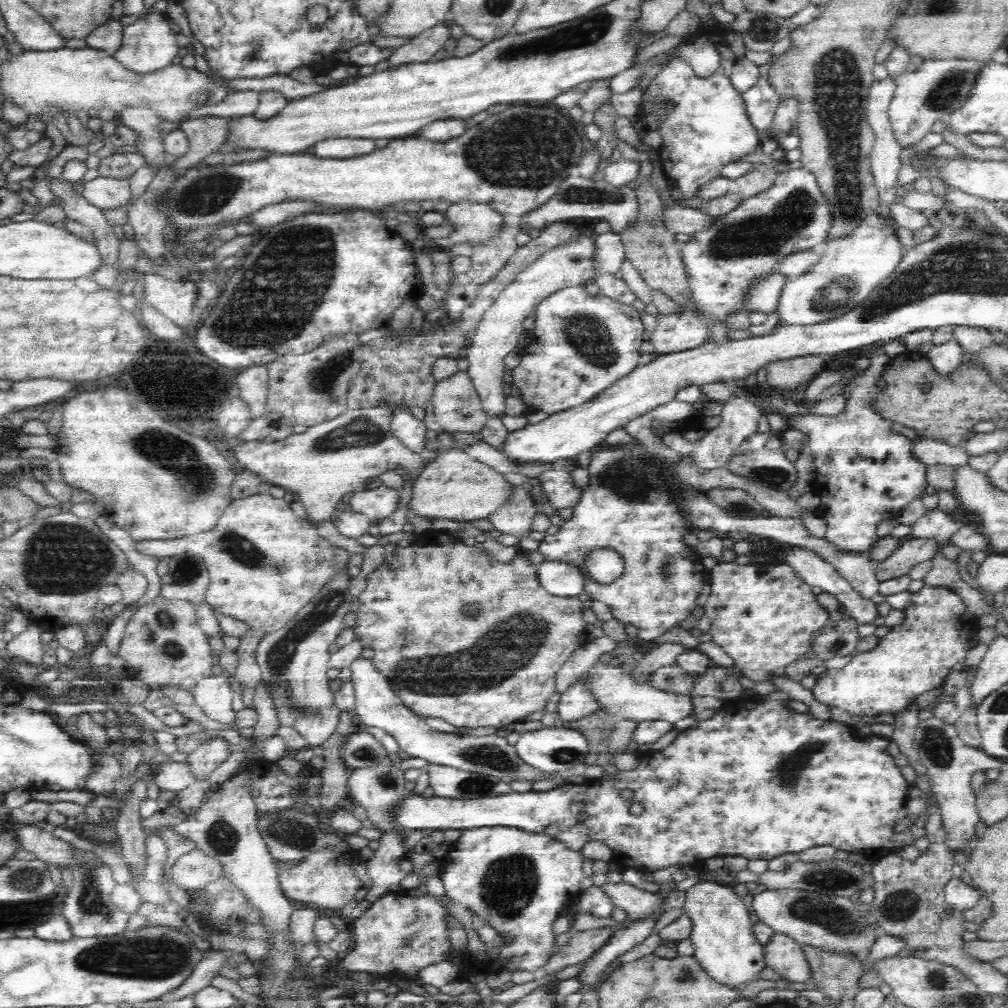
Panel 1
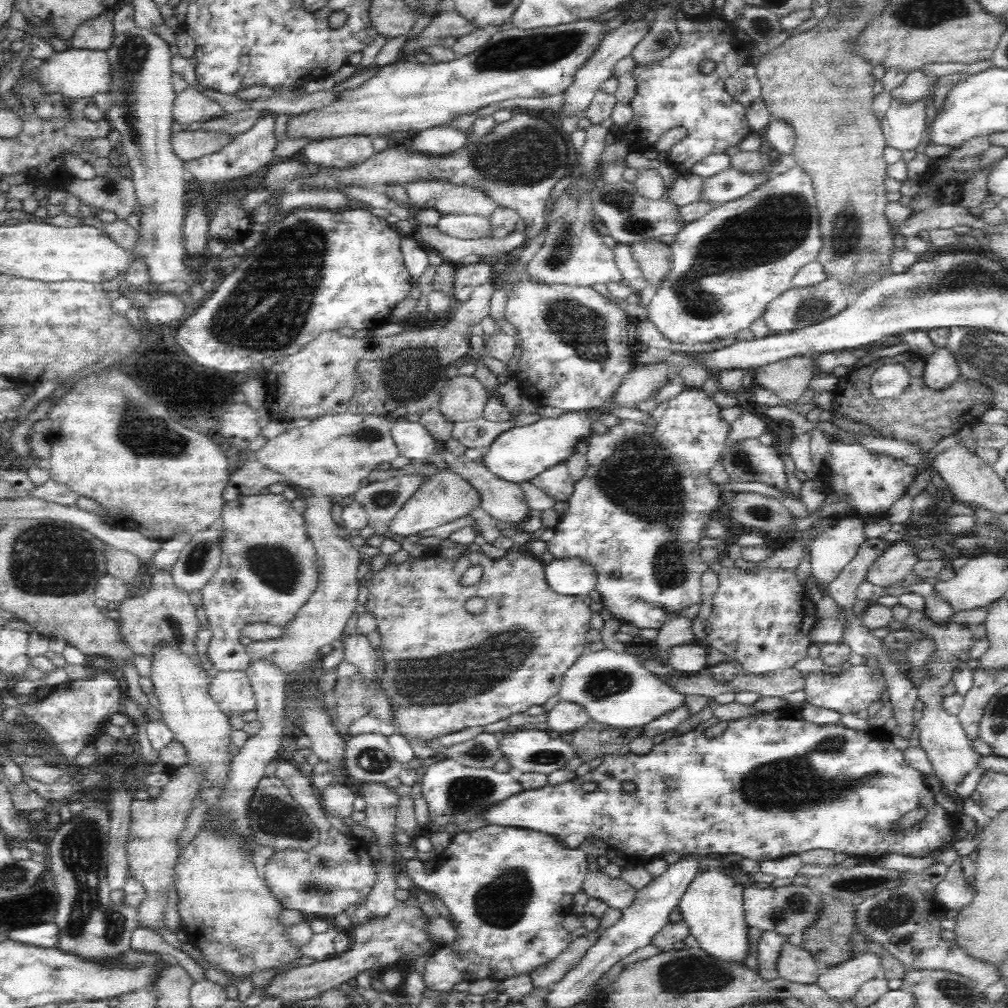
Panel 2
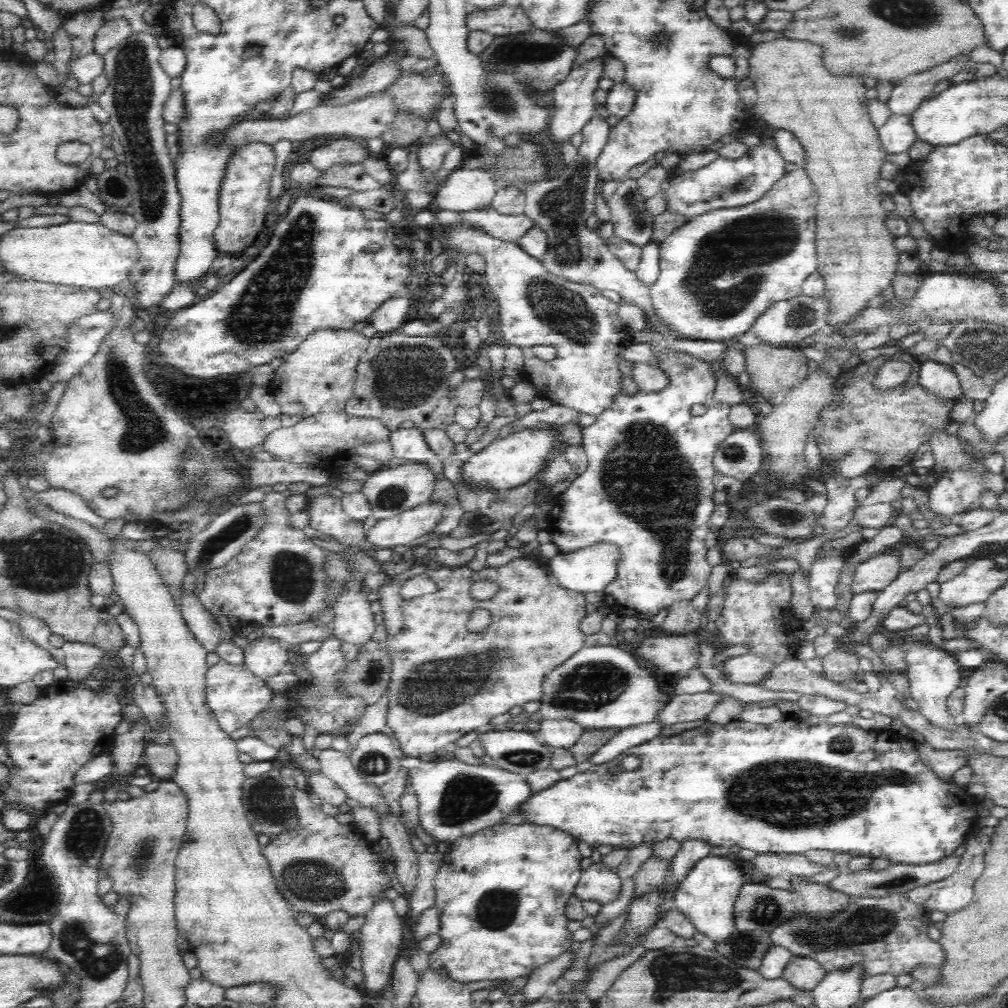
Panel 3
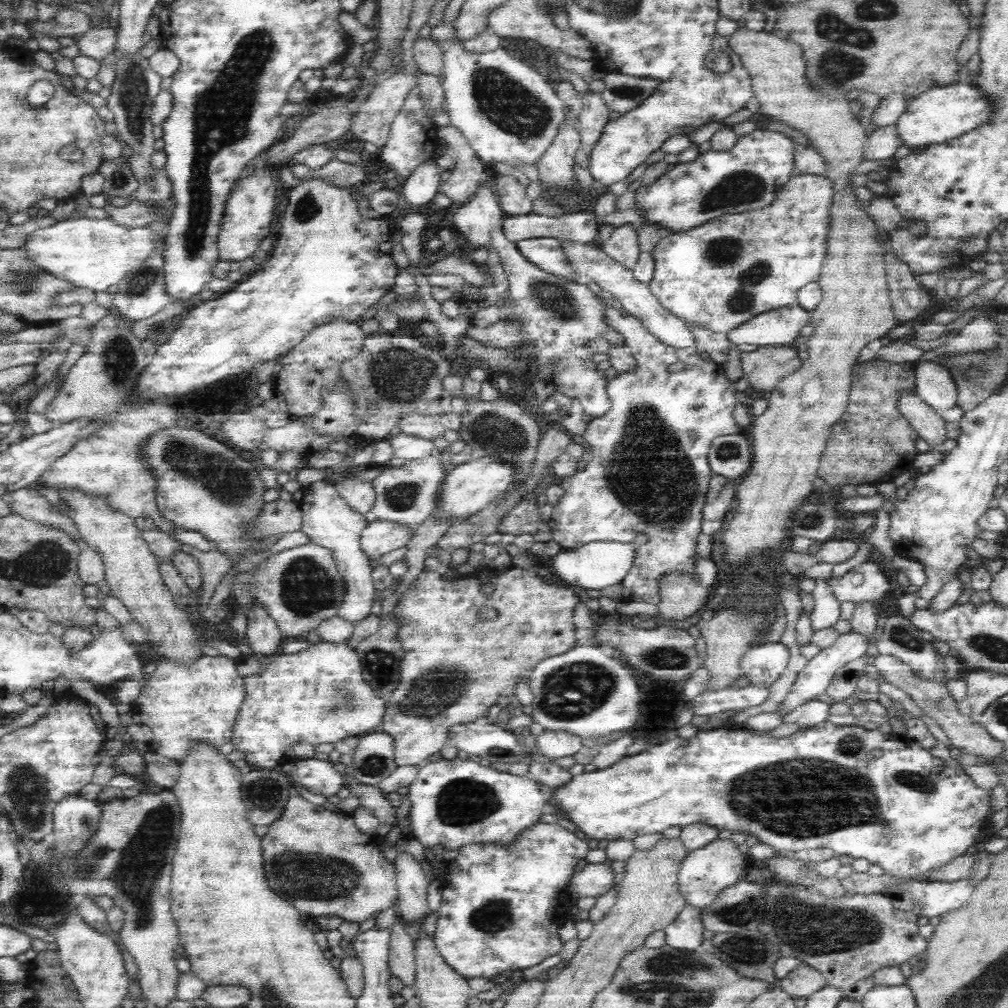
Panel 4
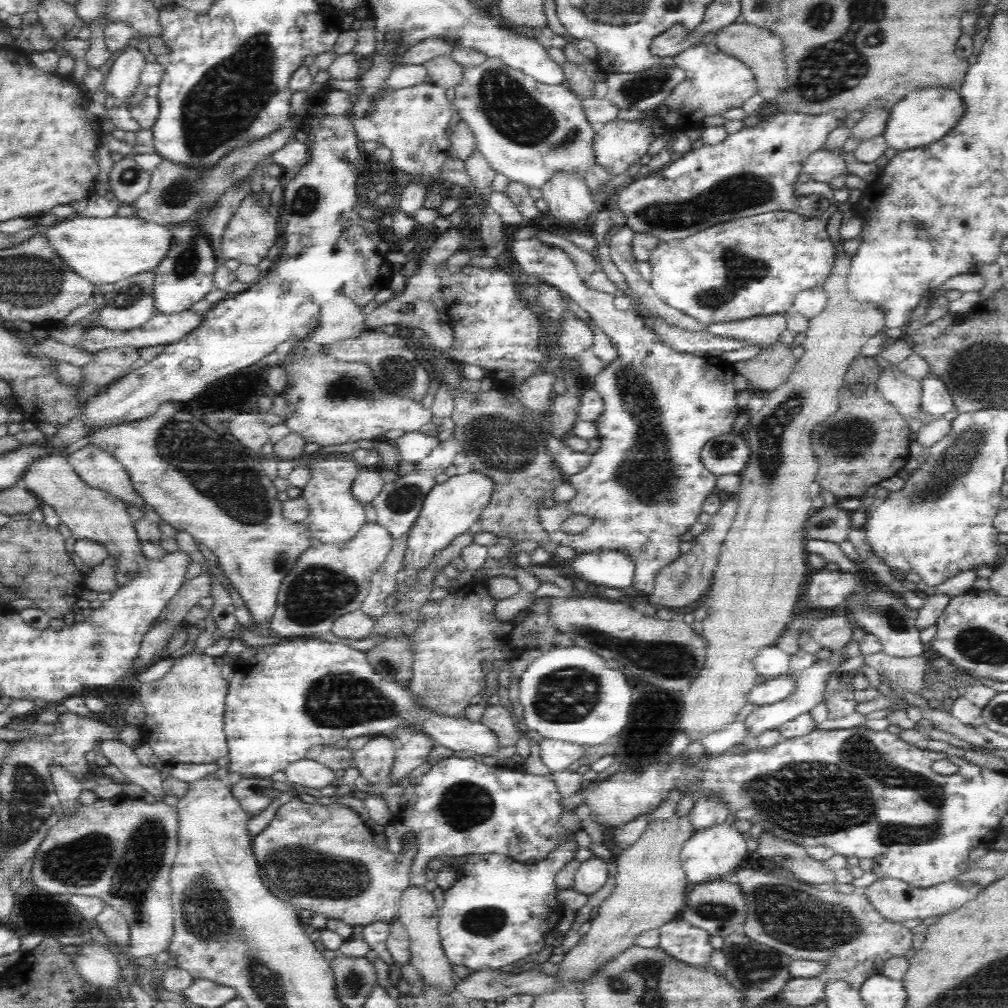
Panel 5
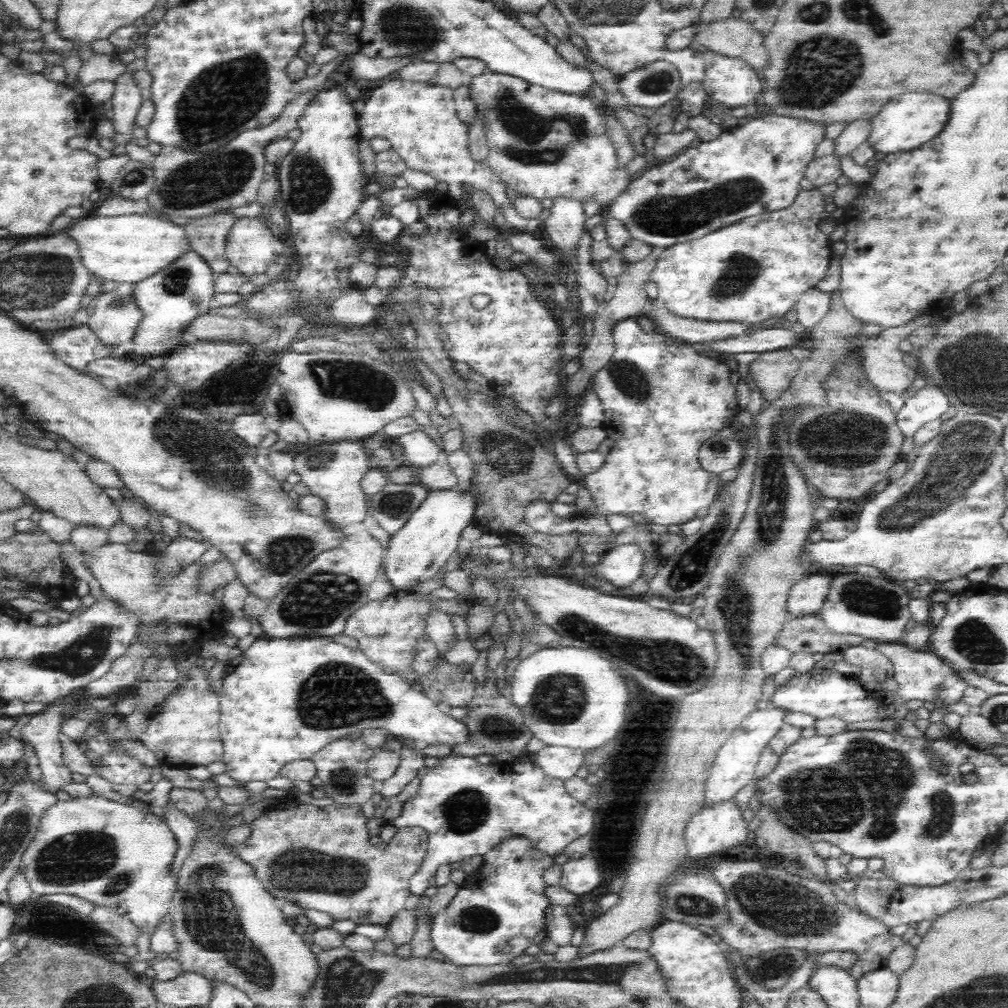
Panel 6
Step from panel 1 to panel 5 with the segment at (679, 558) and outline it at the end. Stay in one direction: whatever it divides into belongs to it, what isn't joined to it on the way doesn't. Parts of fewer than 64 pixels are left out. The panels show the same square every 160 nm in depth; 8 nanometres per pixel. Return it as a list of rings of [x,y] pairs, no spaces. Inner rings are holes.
[[[537,238],[518,240],[509,246],[511,256],[524,273],[538,277],[565,293],[590,314],[592,324],[611,340],[619,354],[618,360],[598,374],[593,384],[594,390],[599,392],[605,404],[603,413],[595,420],[598,430],[596,438],[600,440],[600,447],[591,455],[590,464],[582,472],[566,478],[576,490],[574,497],[569,502],[560,502],[552,508],[540,510],[539,522],[553,544],[570,546],[580,553],[606,548],[626,553],[634,563],[632,586],[636,590],[644,590],[644,594],[650,594],[654,590],[658,571],[682,556],[682,535],[698,522],[708,494],[716,487],[717,476],[704,466],[701,450],[711,438],[732,433],[736,428],[736,416],[742,410],[736,405],[734,364],[715,354],[710,358],[700,358],[694,354],[676,352],[663,345],[656,333],[646,327],[644,319],[634,310],[618,310],[614,306],[614,294],[588,287],[564,250]],[[576,514],[590,516],[594,522],[578,534],[563,532],[562,522]]]

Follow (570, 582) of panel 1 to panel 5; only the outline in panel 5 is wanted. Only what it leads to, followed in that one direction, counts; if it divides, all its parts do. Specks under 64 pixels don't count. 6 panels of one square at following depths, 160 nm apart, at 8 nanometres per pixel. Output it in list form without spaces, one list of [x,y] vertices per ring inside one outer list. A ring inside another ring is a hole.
[[[608,550],[584,552],[571,558],[570,570],[574,578],[606,586],[606,588],[628,588],[634,576],[634,563],[624,552]]]

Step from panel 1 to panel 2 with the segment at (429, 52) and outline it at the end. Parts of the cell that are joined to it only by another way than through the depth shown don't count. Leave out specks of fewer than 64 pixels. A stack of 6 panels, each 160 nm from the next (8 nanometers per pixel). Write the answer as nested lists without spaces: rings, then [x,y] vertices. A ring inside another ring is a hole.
[[[442,11],[430,20],[422,32],[412,37],[400,48],[401,60],[411,60],[414,56],[424,52],[426,48],[443,44],[446,39],[468,35],[475,30],[475,26],[462,18],[456,11]]]

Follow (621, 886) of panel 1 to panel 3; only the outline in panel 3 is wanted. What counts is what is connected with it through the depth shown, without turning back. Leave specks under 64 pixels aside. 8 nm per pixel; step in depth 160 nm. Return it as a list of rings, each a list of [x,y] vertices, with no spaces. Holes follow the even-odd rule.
[[[593,863],[583,871],[575,895],[583,901],[591,900],[606,904],[618,900],[621,890],[621,878],[618,873],[610,871],[603,863]]]

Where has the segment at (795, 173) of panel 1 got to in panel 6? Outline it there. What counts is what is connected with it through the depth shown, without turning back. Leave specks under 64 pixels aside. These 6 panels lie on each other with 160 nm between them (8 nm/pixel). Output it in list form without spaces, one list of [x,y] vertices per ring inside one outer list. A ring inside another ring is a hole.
[[[818,187],[801,189],[788,208],[749,216],[701,238],[661,250],[651,279],[658,288],[657,299],[672,314],[707,323],[744,323],[752,326],[762,320],[784,318],[784,314],[795,309],[798,298],[804,292],[824,280],[830,266],[830,256],[834,256],[830,250],[832,243],[829,236],[818,228],[827,215],[824,197]]]

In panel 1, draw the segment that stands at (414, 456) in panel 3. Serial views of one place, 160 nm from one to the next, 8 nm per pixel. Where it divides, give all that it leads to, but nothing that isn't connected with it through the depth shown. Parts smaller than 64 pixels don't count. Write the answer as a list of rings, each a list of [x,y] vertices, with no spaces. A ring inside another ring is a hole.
[[[396,408],[392,411],[392,434],[412,452],[423,453],[427,429],[424,421],[416,419],[409,409]]]

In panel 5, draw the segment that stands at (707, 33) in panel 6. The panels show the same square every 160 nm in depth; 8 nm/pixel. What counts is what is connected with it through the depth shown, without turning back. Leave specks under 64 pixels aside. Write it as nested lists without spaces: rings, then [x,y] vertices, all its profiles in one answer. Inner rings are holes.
[[[730,24],[722,29],[714,39],[720,51],[742,61],[755,78],[757,93],[762,97],[766,106],[774,105],[778,100],[778,92],[787,88],[787,62],[783,56],[783,42],[778,35],[768,29],[757,28],[750,24]]]

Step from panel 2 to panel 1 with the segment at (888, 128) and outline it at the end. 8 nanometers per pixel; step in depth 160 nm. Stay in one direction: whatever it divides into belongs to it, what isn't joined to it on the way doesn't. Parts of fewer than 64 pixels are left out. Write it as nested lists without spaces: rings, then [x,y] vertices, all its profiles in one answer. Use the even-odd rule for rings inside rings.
[[[924,58],[915,62],[910,71],[896,76],[895,93],[889,104],[888,114],[898,144],[912,146],[932,132],[934,122],[948,122],[950,115],[965,105],[977,76],[991,60],[973,58]]]

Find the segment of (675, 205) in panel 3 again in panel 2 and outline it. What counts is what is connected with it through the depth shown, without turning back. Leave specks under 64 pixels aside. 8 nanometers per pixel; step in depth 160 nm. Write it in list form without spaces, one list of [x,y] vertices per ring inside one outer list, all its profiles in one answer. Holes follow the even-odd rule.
[[[730,167],[728,170],[709,176],[703,182],[701,200],[710,202],[730,202],[746,196],[756,189],[758,182],[765,182],[764,173],[742,173]]]

